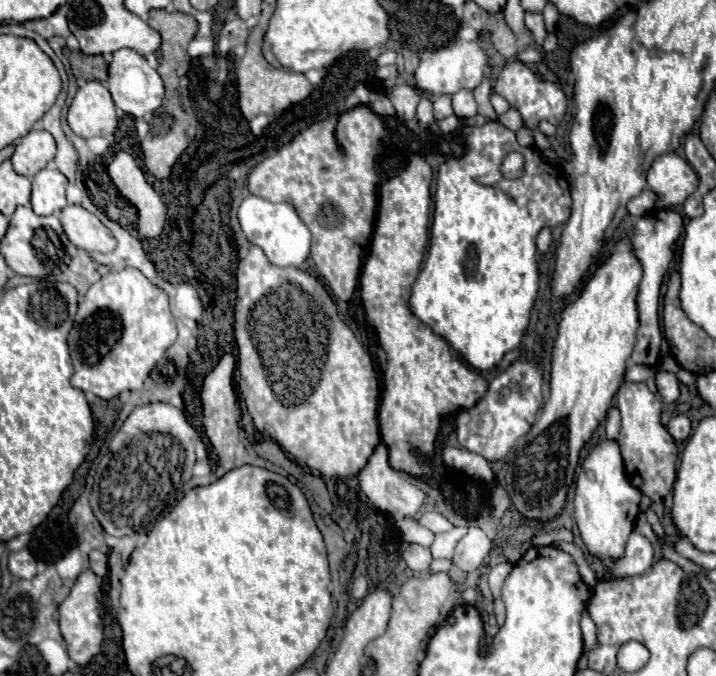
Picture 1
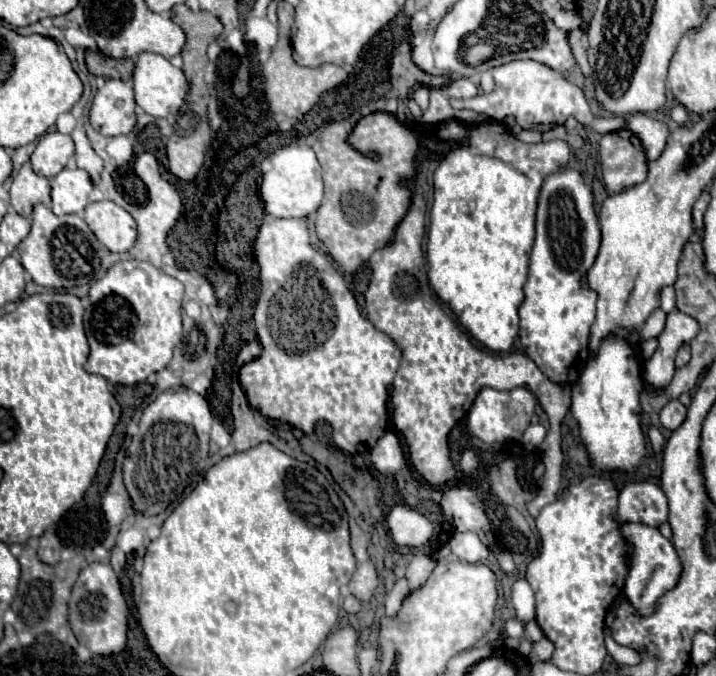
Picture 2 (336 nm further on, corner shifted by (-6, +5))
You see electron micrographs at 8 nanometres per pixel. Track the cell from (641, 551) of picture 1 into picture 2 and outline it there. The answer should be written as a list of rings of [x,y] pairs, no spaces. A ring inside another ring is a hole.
[[[624,524],[622,534],[624,534],[624,538],[626,538],[628,546],[630,546],[624,594],[632,602],[636,612],[646,616],[646,614],[654,612],[656,600],[666,590],[676,586],[676,582],[680,578],[680,572],[682,572],[682,566],[680,566],[680,560],[678,560],[678,554],[674,550],[672,542],[666,540],[658,532],[658,528],[652,528],[652,526],[646,526],[646,524]]]

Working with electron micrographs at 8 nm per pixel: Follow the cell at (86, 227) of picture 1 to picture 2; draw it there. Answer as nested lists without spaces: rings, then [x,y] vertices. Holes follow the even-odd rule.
[[[92,202],[84,210],[84,220],[98,238],[112,252],[128,252],[136,242],[134,218],[114,202]]]

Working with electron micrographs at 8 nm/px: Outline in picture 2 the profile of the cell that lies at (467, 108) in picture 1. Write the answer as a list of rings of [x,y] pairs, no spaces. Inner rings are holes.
[[[460,78],[460,80],[454,80],[446,88],[446,92],[452,98],[474,98],[478,94],[478,86],[470,78]]]

